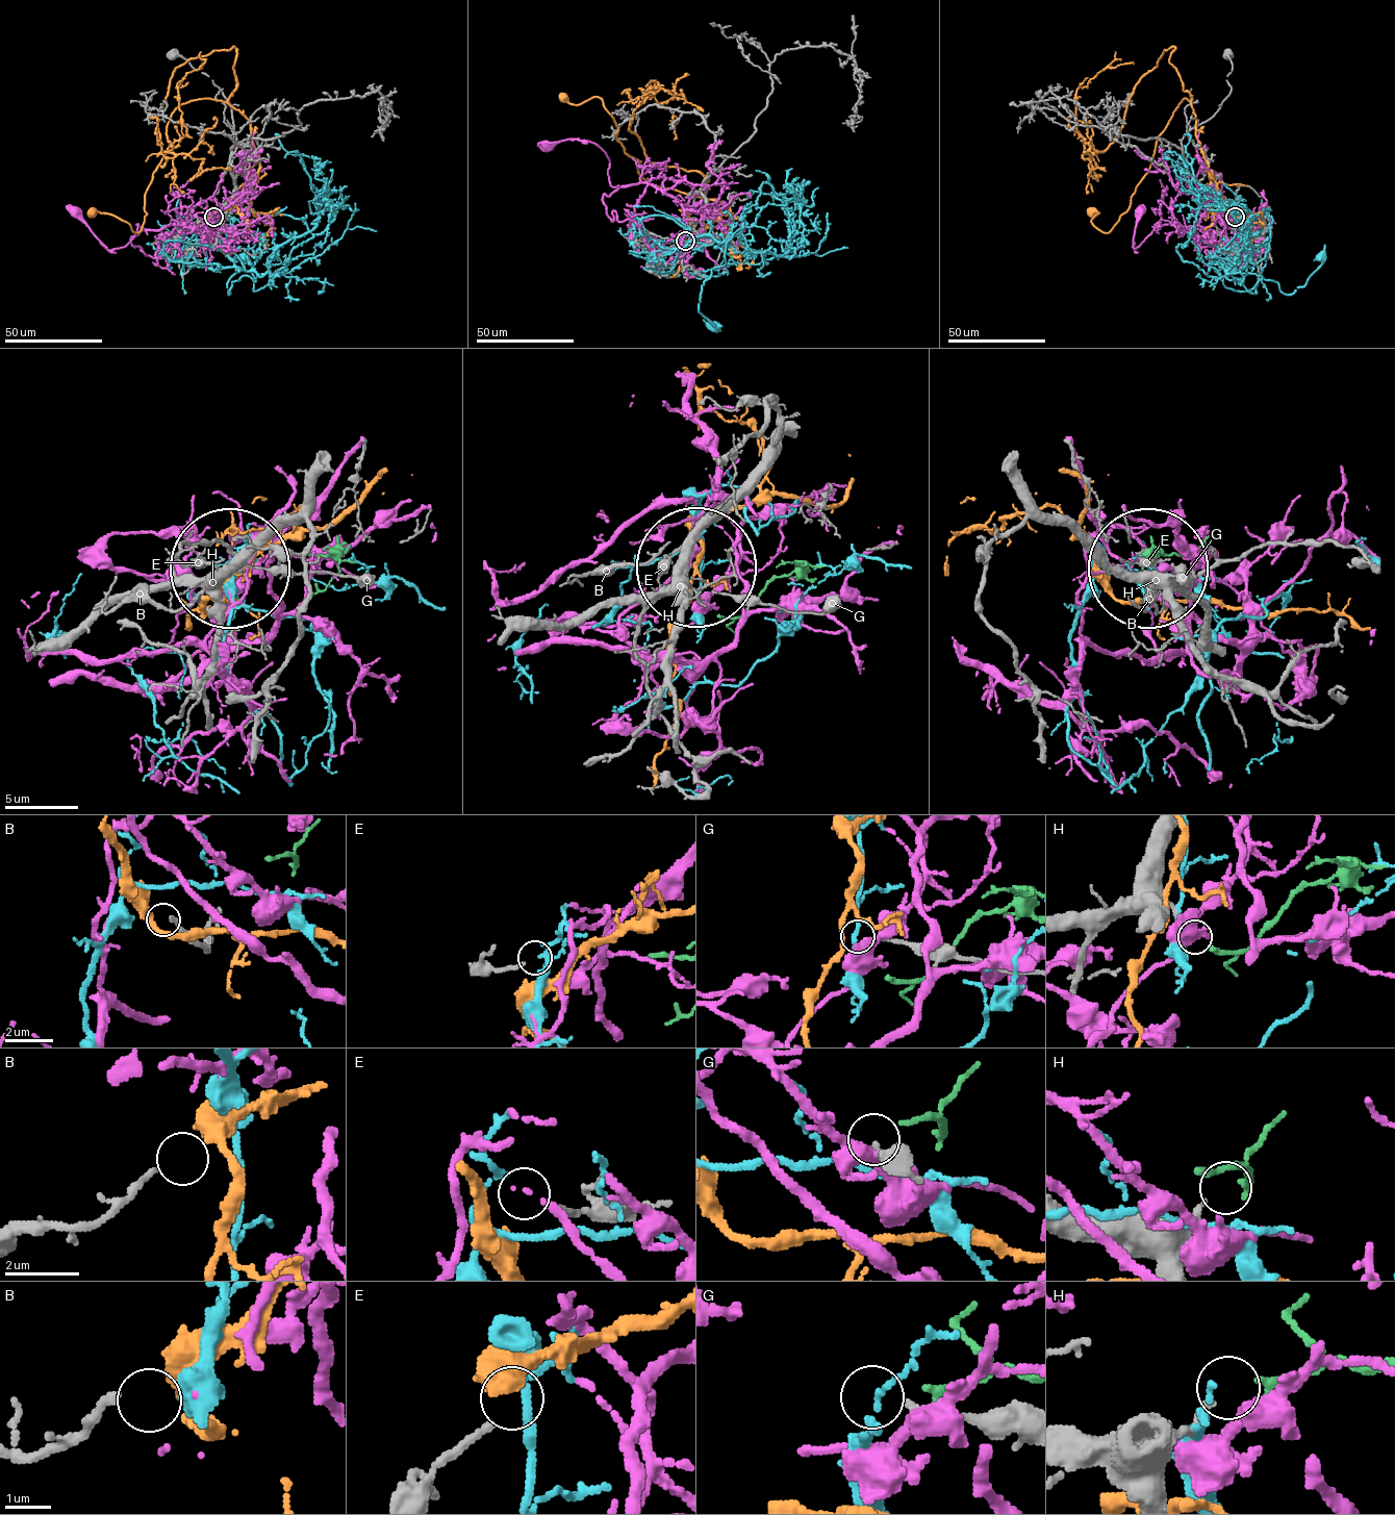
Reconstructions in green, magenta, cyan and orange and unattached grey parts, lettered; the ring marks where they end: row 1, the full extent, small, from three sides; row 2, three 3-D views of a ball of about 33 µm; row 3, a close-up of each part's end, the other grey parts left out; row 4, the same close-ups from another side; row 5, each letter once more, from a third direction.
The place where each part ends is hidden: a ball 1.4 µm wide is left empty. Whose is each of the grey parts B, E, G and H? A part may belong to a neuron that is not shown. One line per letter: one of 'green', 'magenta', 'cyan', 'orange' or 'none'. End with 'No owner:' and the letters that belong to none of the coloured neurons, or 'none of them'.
B: orange
E: cyan
G: none
H: green
No owner: G

